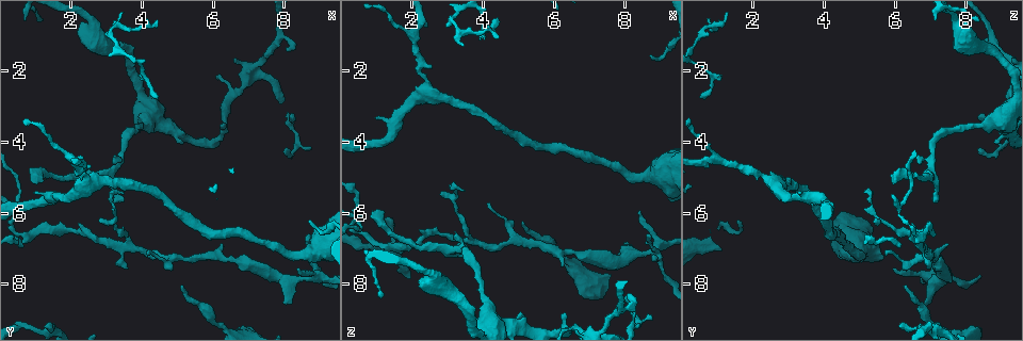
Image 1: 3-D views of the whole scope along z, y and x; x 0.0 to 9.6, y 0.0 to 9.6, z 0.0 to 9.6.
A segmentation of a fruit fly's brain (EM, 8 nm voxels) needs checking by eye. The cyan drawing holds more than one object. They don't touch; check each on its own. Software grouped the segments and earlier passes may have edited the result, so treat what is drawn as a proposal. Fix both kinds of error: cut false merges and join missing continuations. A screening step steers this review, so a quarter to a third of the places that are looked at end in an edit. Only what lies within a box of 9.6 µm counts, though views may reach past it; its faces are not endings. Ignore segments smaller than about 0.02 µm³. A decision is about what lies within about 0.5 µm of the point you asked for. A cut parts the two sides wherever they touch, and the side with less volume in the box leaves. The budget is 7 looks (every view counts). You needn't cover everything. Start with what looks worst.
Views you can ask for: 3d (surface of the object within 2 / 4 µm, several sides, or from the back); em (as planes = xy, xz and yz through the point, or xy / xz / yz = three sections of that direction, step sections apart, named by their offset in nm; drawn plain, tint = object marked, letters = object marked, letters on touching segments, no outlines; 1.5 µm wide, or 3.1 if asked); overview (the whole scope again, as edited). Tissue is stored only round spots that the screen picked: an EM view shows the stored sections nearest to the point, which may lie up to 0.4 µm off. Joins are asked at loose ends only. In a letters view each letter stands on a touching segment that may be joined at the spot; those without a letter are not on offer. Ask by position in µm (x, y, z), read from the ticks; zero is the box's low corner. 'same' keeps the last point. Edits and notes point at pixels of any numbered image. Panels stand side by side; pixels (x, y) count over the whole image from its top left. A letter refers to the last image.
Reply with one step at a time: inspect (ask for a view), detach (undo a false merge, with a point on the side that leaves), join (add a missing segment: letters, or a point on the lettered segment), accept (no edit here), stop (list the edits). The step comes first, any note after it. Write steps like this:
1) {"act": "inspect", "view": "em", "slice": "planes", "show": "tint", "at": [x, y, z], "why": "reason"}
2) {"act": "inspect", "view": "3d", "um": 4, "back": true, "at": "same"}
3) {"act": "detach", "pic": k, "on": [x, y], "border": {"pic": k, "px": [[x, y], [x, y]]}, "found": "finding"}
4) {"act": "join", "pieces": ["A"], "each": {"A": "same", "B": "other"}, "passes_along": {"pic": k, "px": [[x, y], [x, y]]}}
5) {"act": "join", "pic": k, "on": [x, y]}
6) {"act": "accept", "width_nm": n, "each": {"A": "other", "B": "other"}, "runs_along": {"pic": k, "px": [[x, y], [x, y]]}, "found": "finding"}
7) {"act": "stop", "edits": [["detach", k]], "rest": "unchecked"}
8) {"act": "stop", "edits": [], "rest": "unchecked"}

{"act": "inspect", "view": "3d", "um": 4, "at": [0.90, 5.15, 5.95], "why": "branch stops here"}

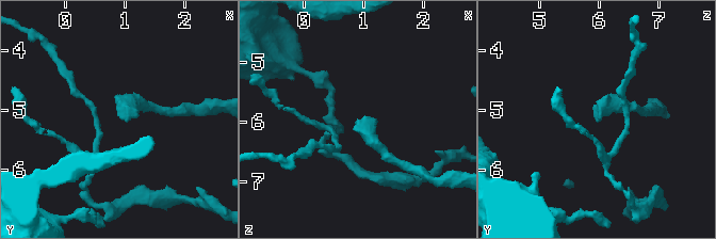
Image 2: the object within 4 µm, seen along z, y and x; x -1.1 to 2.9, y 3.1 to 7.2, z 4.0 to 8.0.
{"act": "inspect", "view": "em", "slice": "xy", "step": 8, "show": "tint", "at": [0.95, 5.15, 5.95]}

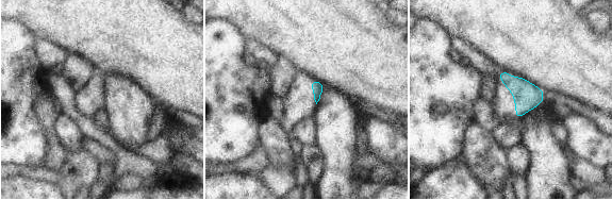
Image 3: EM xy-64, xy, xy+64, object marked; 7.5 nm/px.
{"act": "inspect", "view": "em", "slice": "xy", "step": 8, "show": "letters", "at": "same", "why": "what lies round it"}

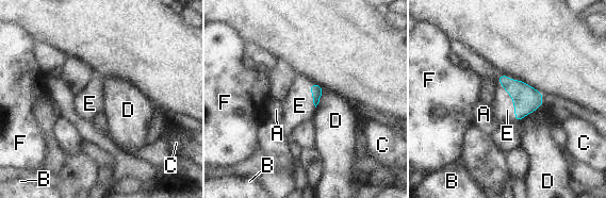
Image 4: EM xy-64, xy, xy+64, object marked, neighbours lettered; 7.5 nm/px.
{"act": "join", "pieces": ["E"], "each": {"A": "other", "B": "other", "C": "other", "D": "other", "E": "same", "F": "other"}, "passes_along": {"pic": 4, "px": [[526, 99], [513, 100], [503, 106]]}, "found": "the neuron continues"}

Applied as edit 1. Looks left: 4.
{"act": "inspect", "view": "em", "slice": "planes", "show": "letters", "at": [6.30, 3.50, 8.80], "why": "branch stops here"}

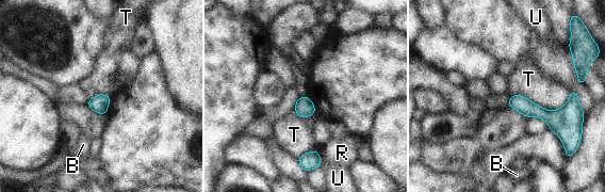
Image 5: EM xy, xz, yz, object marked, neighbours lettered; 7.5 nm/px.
{"act": "accept", "each": {"B": "other", "R": "other", "T": "other", "U": "other"}, "border": {"pic": 5, "px": [[570, 91], [554, 110], [510, 95]]}, "found": "none of them fits"}

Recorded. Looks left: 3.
{"act": "inspect", "view": "em", "slice": "yz", "step": 4, "show": "tint", "at": [8.20, 7.15, 4.90], "why": "thick turns thin"}

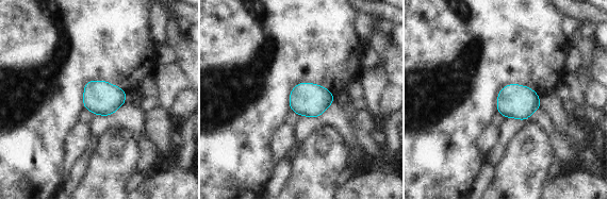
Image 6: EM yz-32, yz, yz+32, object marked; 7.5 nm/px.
{"act": "inspect", "view": "em", "slice": "planes", "show": "tint", "at": "same", "why": "cut it another way"}

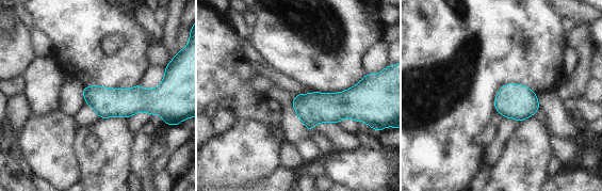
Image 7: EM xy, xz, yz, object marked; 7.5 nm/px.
{"act": "inspect", "view": "em", "slice": "planes", "show": "letters", "at": "same", "why": "see the neighbours"}

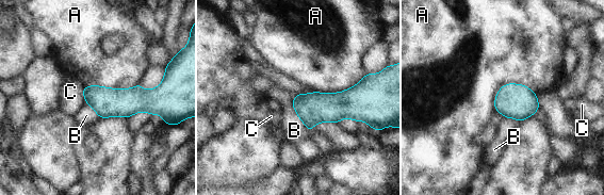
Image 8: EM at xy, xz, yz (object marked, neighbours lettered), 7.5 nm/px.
{"act": "accept", "width_nm": 220, "each": {"A": "other", "B": "other", "C": "other"}, "border": {"pic": 8, "px": [[537, 96], [505, 83], [493, 107]]}, "found": "one neuron here"}

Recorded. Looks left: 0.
{"act": "stop", "edits": [["join", 4]], "rest": "unchecked"}

